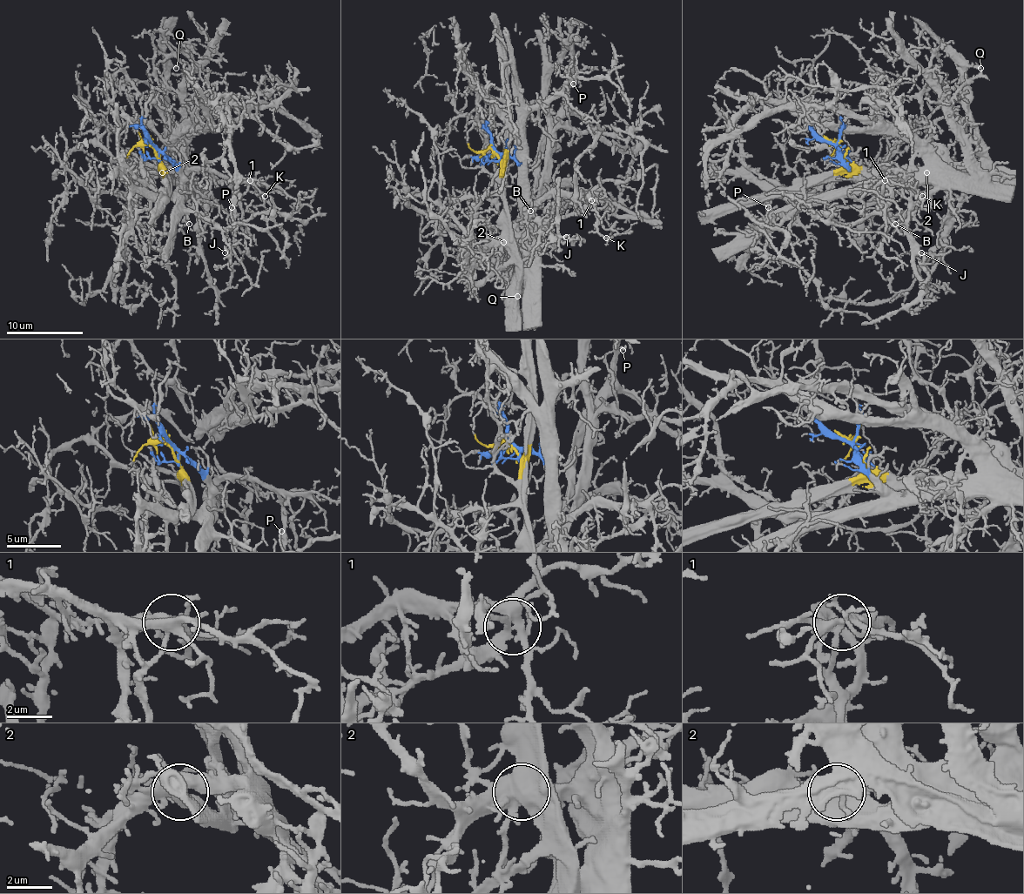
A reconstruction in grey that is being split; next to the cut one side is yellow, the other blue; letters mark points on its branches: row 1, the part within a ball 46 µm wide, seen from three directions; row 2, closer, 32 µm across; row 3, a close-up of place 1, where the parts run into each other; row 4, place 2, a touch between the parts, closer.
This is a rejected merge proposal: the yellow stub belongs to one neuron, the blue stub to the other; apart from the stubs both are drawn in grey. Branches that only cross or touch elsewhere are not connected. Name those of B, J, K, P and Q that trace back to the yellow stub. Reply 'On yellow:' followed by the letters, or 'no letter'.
On yellow: Q

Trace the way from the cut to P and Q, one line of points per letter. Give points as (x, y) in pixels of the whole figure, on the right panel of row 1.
P: (836, 147), (838, 159), (855, 182), (836, 191), (813, 195), (771, 230), (764, 224), (769, 207)
Q: (836, 147), (849, 164), (871, 171), (965, 174), (980, 159), (966, 69), (980, 69)

